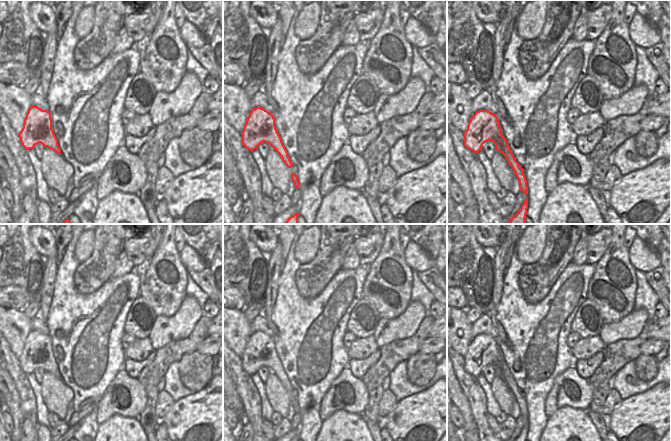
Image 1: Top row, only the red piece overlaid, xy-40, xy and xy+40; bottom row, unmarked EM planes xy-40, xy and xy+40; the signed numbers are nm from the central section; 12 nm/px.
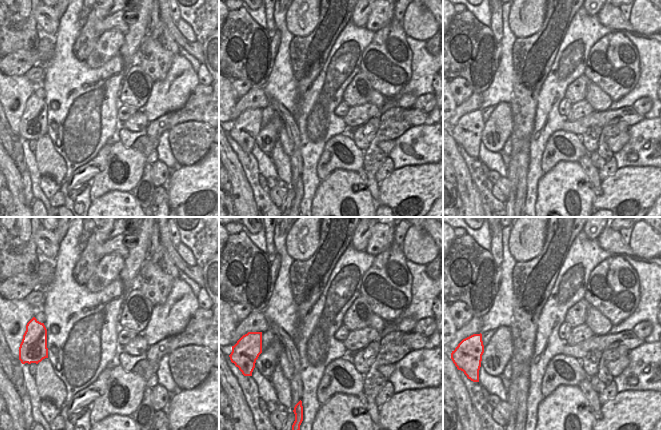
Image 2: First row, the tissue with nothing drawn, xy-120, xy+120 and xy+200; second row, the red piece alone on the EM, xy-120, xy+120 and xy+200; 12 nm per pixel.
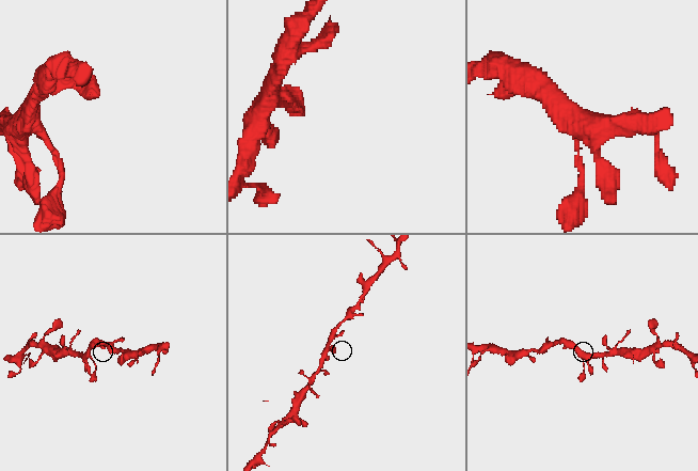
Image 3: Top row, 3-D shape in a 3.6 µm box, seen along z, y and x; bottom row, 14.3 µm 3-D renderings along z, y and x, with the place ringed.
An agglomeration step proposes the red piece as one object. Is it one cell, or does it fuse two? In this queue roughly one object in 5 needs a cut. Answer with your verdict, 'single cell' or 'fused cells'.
single cell

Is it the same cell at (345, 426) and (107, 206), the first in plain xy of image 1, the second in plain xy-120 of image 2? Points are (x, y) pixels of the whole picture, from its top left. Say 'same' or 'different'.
same

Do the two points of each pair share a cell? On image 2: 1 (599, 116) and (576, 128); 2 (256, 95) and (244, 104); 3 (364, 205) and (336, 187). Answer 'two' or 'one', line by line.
1: one
2: one
3: one

